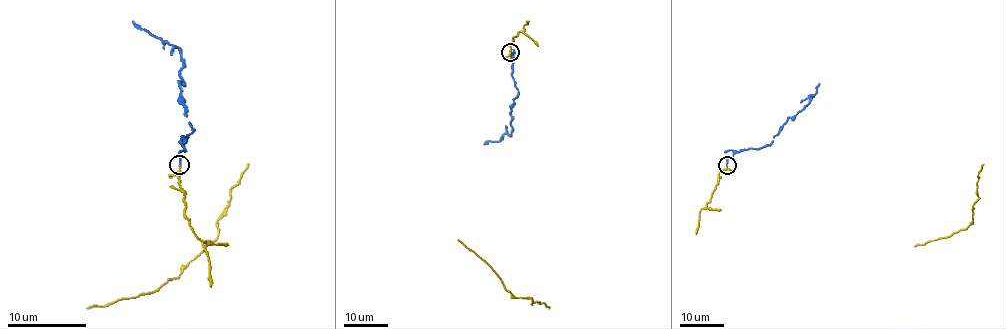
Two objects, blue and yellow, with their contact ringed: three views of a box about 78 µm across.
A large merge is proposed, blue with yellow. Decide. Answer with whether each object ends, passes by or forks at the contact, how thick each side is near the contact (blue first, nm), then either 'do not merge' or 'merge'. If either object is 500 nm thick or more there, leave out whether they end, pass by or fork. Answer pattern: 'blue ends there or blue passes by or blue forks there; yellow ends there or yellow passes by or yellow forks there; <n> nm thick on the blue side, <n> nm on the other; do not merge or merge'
blue ends there; yellow passes by; 150 nm thick on the blue side, 120 nm on the other; merge

